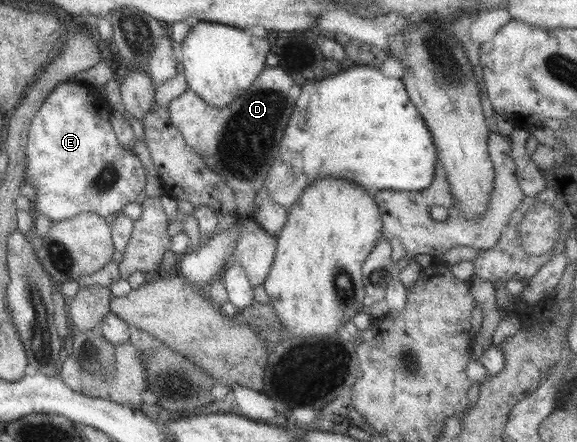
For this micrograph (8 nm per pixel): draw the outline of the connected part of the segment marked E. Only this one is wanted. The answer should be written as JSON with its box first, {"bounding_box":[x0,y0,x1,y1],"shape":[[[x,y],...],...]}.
{"bounding_box":[25,80,145,223],"shape":[[[69,80],[59,82],[51,91],[44,97],[40,108],[36,111],[36,114],[32,117],[27,143],[25,146],[25,182],[32,185],[34,192],[36,193],[36,200],[34,200],[32,215],[42,215],[46,219],[50,220],[50,223],[58,223],[61,219],[70,219],[80,213],[92,213],[102,218],[105,218],[109,214],[119,214],[124,207],[132,202],[143,193],[145,179],[145,168],[142,166],[138,157],[134,155],[130,150],[124,149],[116,139],[110,123],[108,123],[108,116],[112,113],[112,109],[105,100],[100,97],[97,88],[90,84],[76,84],[71,83]]]}

